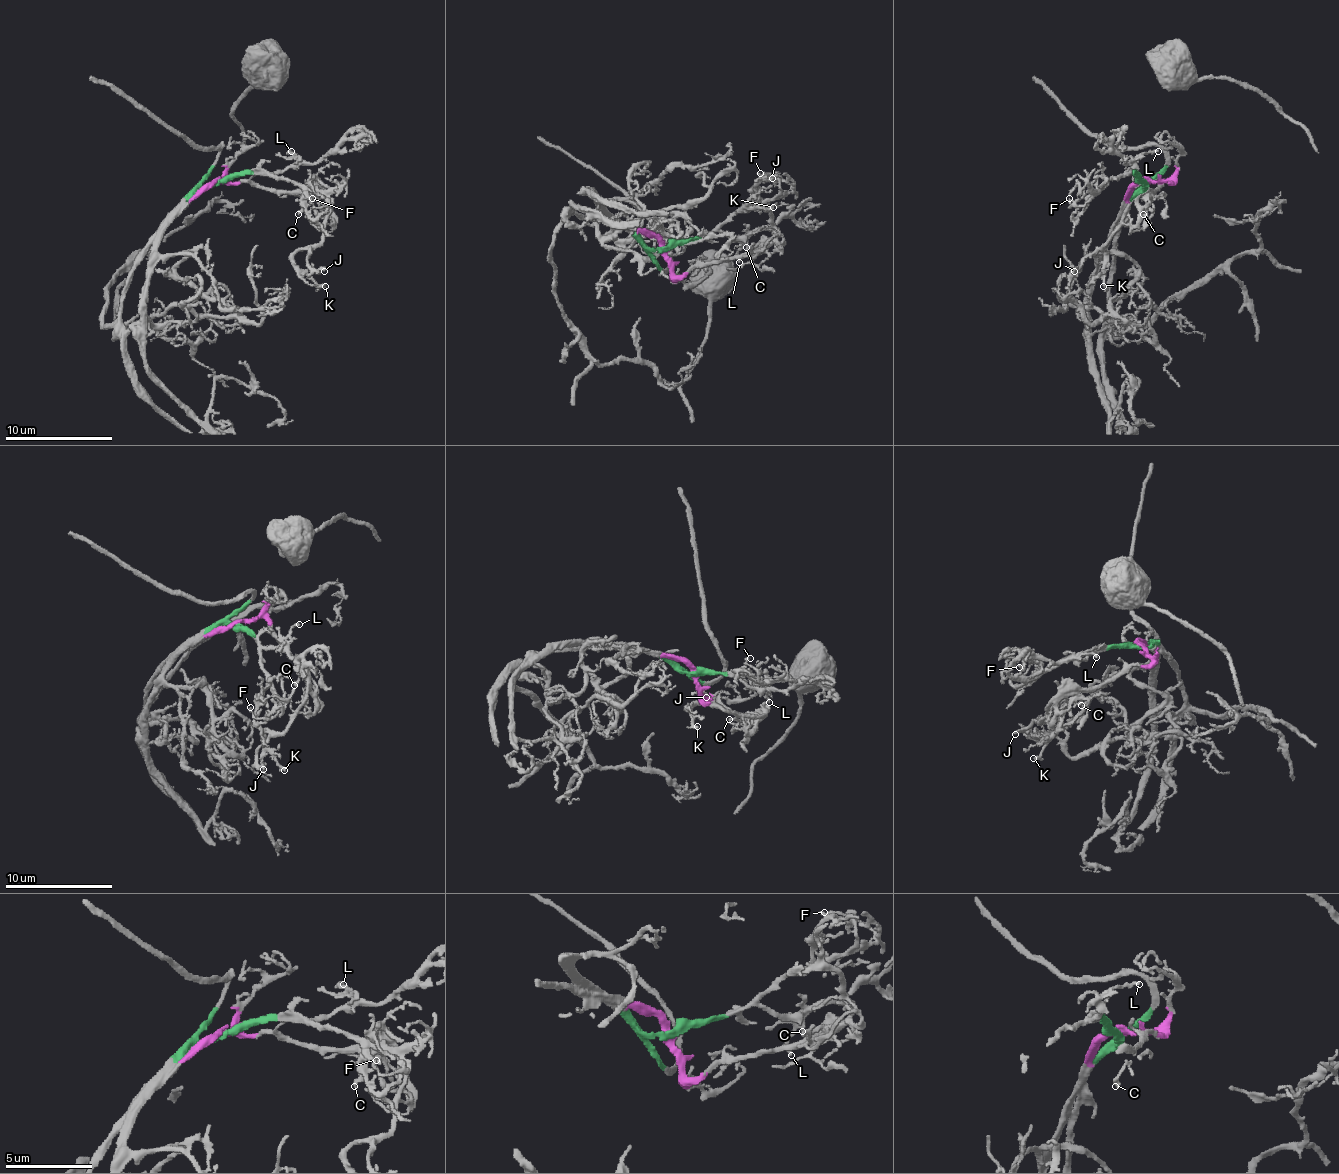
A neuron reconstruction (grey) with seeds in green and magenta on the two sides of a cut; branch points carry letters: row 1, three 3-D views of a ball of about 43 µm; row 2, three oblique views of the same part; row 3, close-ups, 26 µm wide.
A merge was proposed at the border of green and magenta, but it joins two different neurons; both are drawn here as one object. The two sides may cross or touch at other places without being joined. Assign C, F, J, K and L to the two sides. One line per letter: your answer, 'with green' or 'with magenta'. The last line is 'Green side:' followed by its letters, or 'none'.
C: with magenta
F: with green
J: with magenta
K: with magenta
L: with green
Green side: F, L

